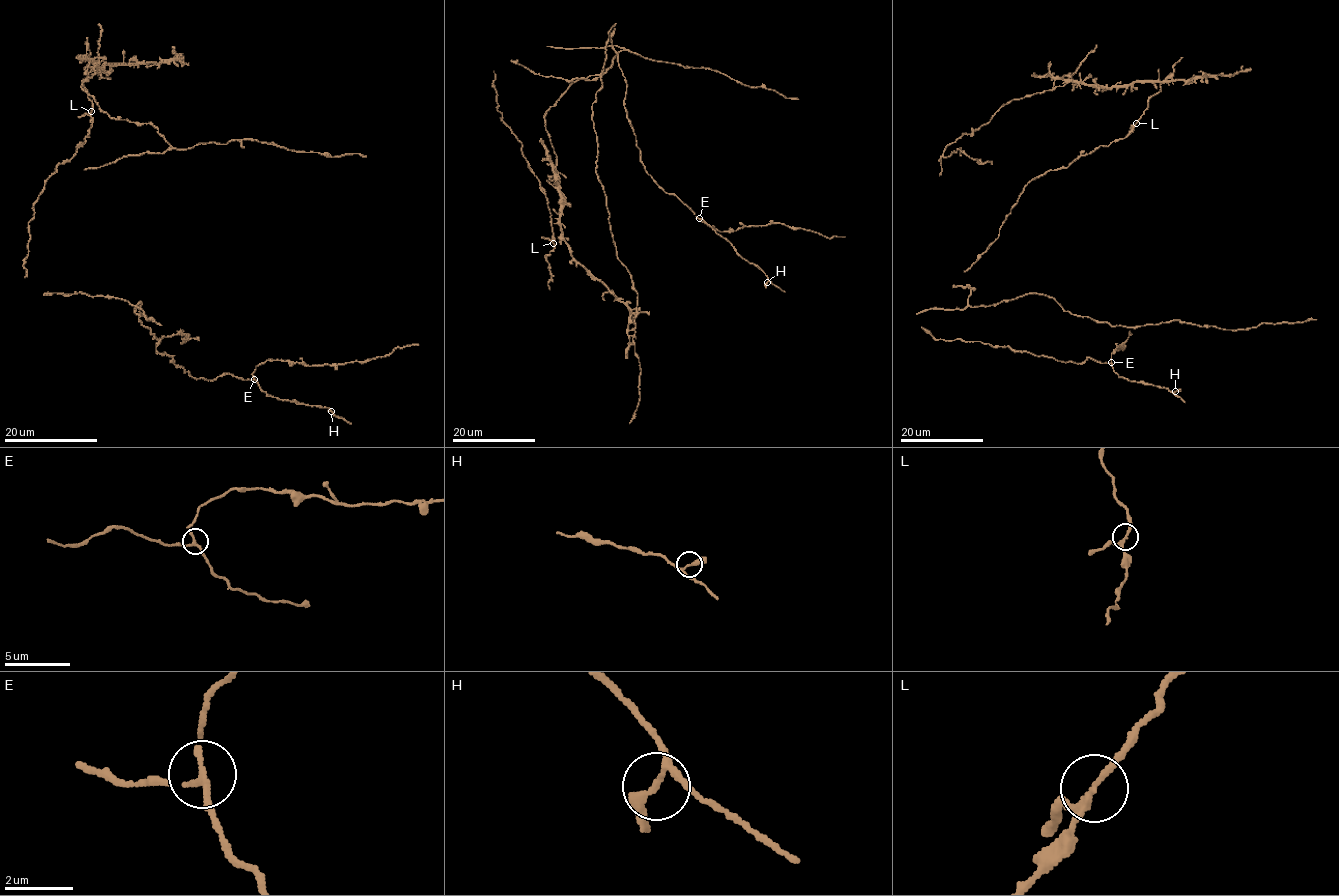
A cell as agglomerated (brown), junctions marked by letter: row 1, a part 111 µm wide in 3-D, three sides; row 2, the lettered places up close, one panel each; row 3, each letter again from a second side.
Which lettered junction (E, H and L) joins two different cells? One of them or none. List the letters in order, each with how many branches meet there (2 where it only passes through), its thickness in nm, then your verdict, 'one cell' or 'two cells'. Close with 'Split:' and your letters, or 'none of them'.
E: branches 3; calibre 160 nm; one cell
H: branches 3; calibre 200 nm; one cell
L: branches 3; calibre 170 nm; one cell
Split: none of them

